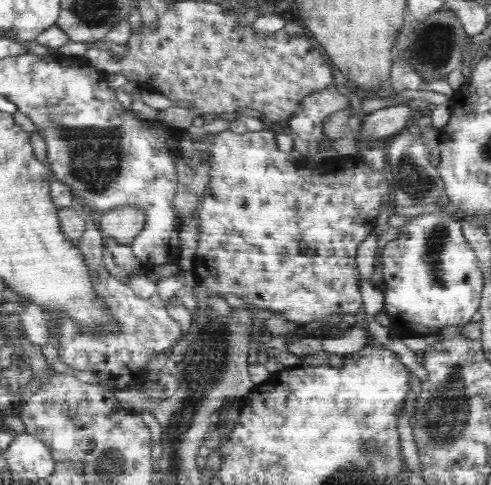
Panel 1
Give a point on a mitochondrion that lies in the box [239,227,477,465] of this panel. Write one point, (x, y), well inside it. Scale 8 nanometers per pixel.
(442, 421)

